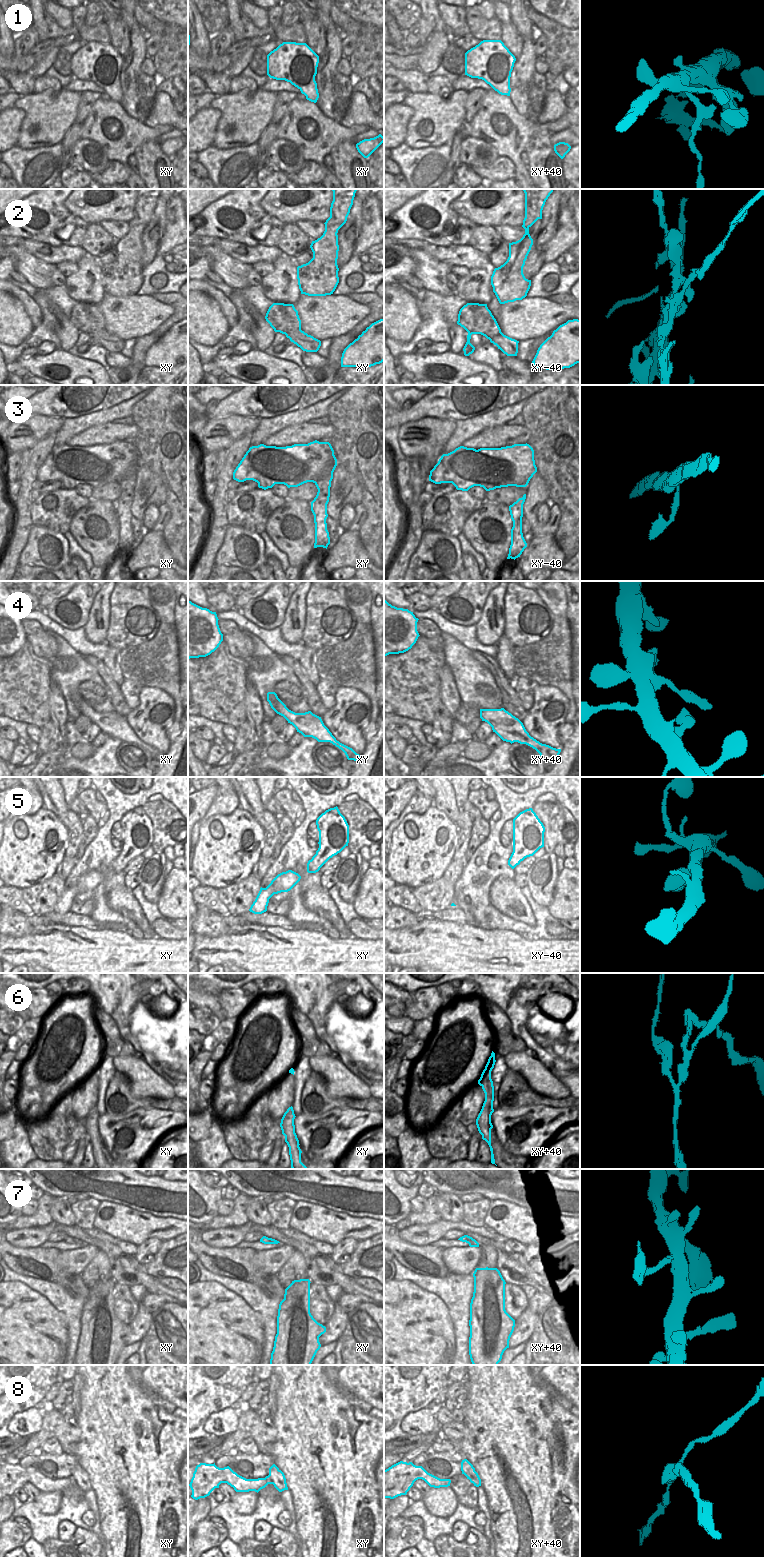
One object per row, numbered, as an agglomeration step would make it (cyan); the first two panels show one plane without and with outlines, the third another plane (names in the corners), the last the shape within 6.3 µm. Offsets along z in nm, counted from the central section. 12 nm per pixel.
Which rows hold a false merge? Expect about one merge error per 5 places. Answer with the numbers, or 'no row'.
1, 2, 6, 8.

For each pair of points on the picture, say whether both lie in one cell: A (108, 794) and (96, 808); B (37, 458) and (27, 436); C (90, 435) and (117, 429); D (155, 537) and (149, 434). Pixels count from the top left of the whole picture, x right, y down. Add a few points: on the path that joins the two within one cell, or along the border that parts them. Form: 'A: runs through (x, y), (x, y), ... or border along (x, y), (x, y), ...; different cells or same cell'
A: border along (104, 802), (107, 808); different cells
B: border along (52, 433), (40, 439), (30, 449); different cells
C: runs through (97, 434), (110, 432); same cell
D: border along (162, 531), (162, 537), (168, 546); different cells

